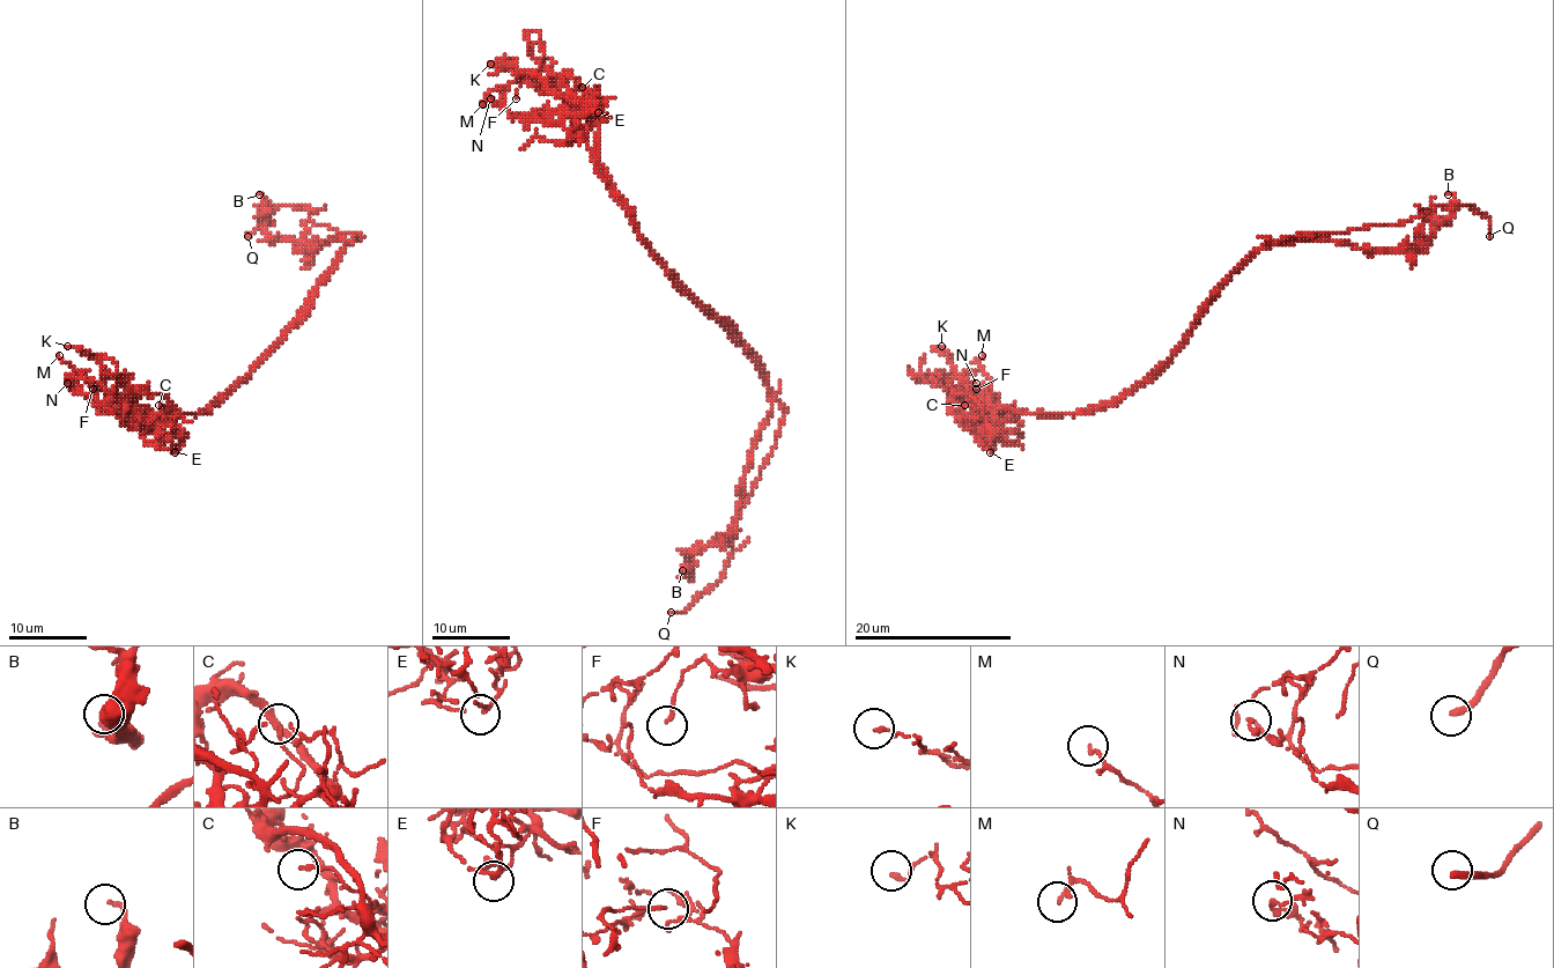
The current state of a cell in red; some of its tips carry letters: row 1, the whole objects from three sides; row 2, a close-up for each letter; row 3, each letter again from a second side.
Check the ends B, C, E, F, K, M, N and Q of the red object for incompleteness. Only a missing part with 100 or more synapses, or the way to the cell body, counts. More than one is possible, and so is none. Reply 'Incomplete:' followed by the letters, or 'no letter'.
Incomplete: Q

